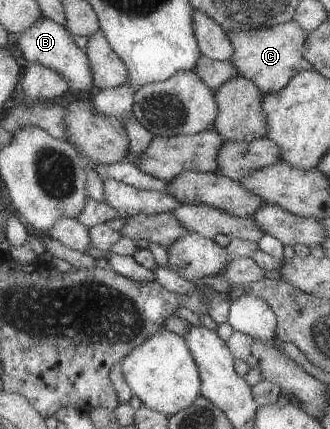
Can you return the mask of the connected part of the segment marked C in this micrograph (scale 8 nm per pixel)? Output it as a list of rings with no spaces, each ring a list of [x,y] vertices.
[[[293,20],[265,28],[228,30],[224,33],[233,49],[227,61],[263,95],[281,90],[294,74],[313,69],[300,53],[307,33]]]

